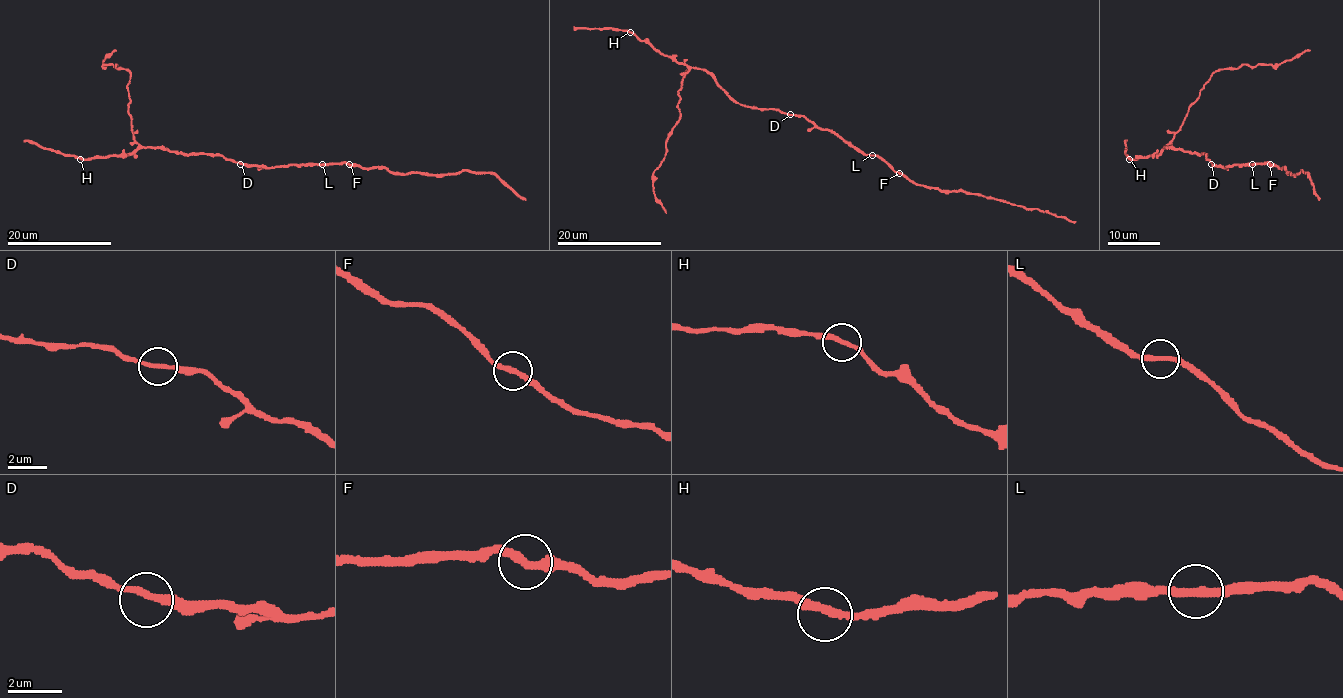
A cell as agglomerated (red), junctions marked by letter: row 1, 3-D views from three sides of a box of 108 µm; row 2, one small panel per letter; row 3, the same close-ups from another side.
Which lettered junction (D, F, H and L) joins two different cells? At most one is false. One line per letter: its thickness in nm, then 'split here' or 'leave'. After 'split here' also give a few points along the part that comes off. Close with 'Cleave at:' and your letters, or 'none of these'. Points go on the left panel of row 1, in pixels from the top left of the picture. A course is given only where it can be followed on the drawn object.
D: calibre 240 nm; leave
F: calibre 280 nm; split here; course (349, 164), (432, 175), (452, 175), (460, 171), (489, 172), (497, 175), (526, 199)
H: calibre 280 nm; leave
L: calibre 280 nm; leave
Cleave at: F

